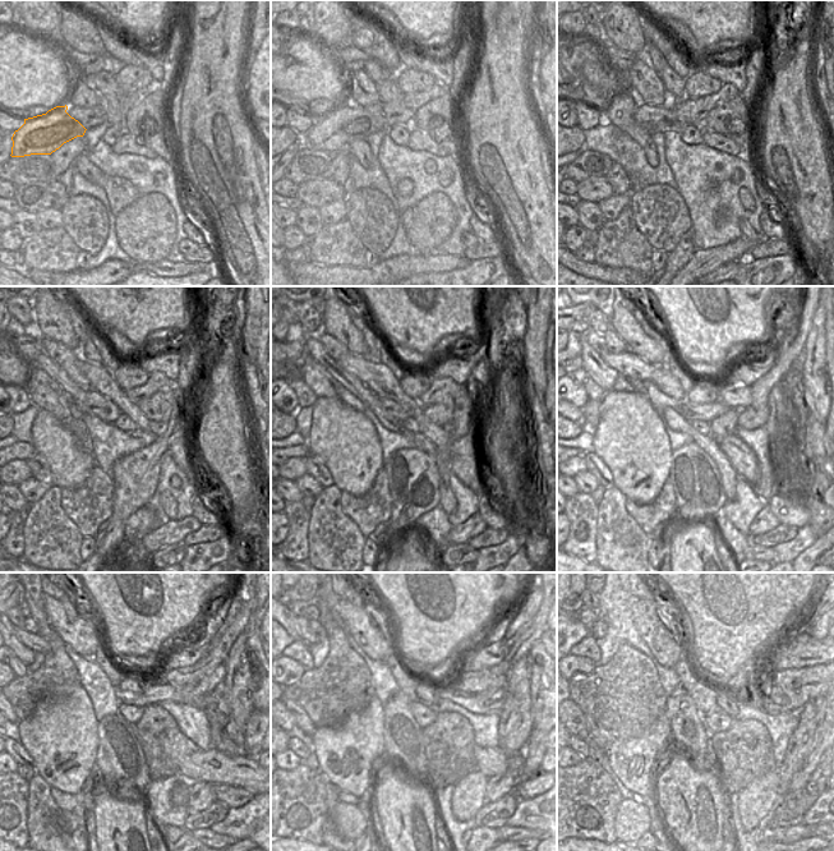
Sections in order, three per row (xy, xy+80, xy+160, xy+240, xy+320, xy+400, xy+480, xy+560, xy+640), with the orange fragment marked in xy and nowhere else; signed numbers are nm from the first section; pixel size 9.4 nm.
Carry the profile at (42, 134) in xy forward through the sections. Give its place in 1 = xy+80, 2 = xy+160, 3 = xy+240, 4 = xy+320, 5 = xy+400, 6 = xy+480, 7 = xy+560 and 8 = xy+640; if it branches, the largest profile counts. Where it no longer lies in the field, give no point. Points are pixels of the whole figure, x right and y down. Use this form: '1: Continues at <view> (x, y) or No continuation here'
1: Continues at xy+80 (331, 133)
2: Continues at xy+160 (652, 118)
3: Continues at xy+240 (93, 403)
4: Continues at xy+320 (399, 412)
5: Continues at xy+400 (706, 412)
6: Continues at xy+480 (155, 693)
7: Continues at xy+560 (482, 691)
8: Continues at xy+640 (791, 689).

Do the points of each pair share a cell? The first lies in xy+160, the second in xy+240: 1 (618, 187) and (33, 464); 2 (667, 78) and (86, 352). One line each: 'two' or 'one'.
1: one
2: one

